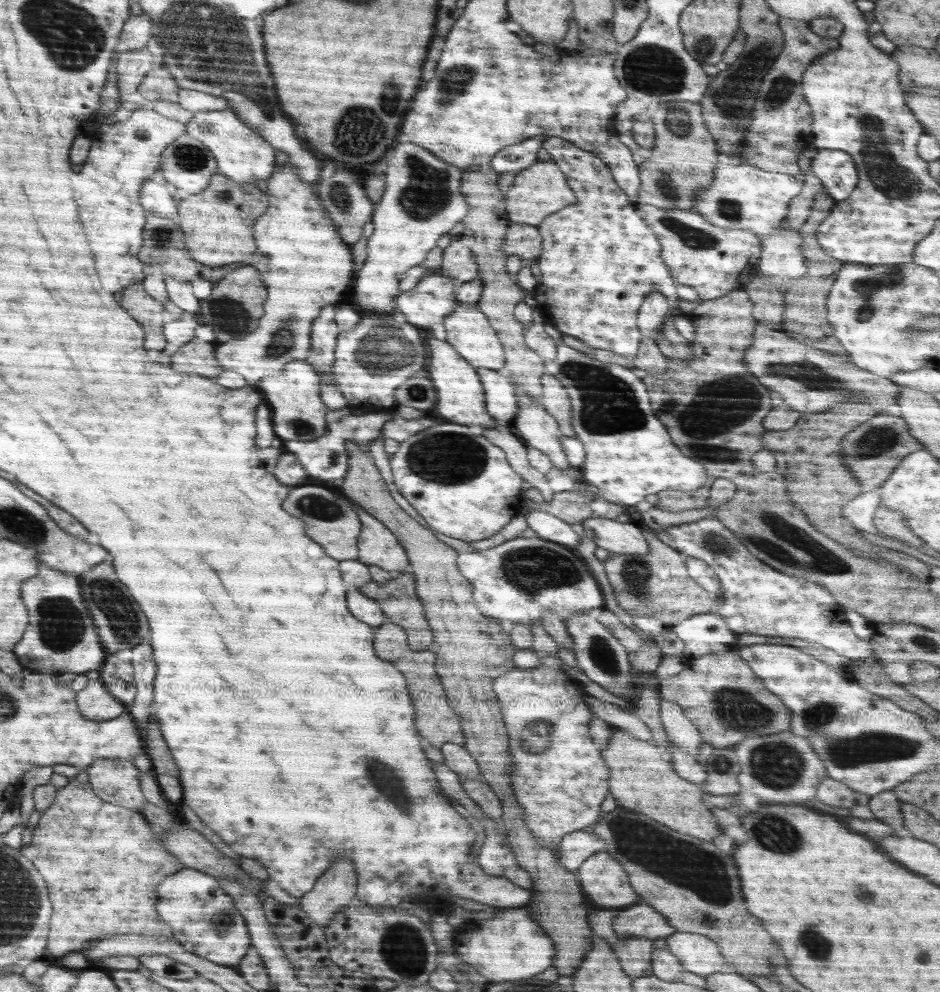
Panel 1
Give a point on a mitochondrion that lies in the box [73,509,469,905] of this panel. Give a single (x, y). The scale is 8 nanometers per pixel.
(110, 605)

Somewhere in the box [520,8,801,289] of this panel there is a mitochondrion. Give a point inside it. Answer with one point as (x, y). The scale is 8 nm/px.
(651, 69)

